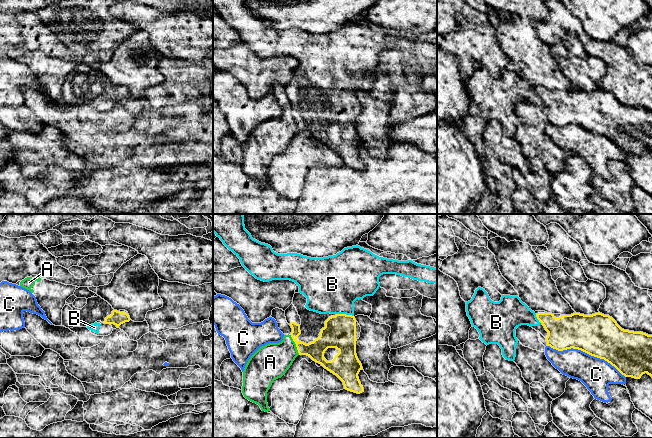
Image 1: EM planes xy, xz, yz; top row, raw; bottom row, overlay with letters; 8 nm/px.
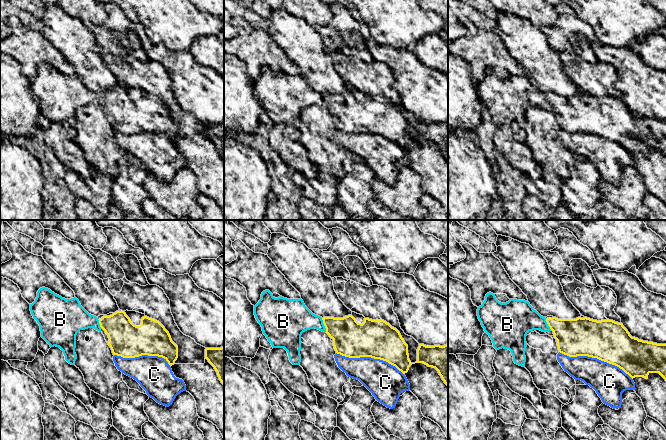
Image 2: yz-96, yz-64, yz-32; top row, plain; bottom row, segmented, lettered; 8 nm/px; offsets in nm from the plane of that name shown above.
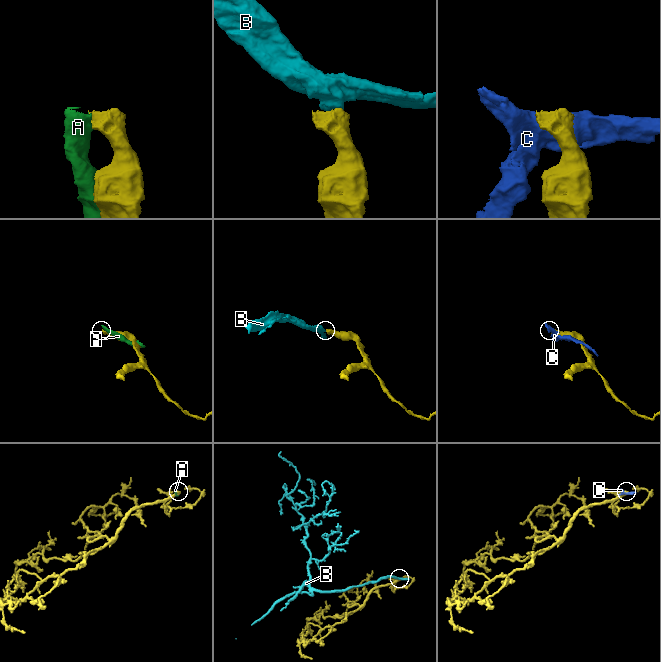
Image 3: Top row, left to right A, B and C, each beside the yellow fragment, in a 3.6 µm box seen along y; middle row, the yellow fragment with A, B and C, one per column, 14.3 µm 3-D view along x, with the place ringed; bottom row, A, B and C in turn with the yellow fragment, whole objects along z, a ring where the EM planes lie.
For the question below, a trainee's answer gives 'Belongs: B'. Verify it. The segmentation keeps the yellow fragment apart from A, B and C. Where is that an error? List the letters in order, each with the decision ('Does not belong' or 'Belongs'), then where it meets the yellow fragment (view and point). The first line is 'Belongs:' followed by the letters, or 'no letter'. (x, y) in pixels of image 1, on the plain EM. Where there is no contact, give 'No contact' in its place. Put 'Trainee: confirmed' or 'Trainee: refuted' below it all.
Belongs: B
A: Does not belong. Touches yellow at xz (296, 121)
B: Belongs. Touches yellow at xz (344, 90)
C: Does not belong. Touches yellow at yz (586, 128)
Trainee: confirmed

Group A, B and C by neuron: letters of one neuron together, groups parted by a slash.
A / B / C

